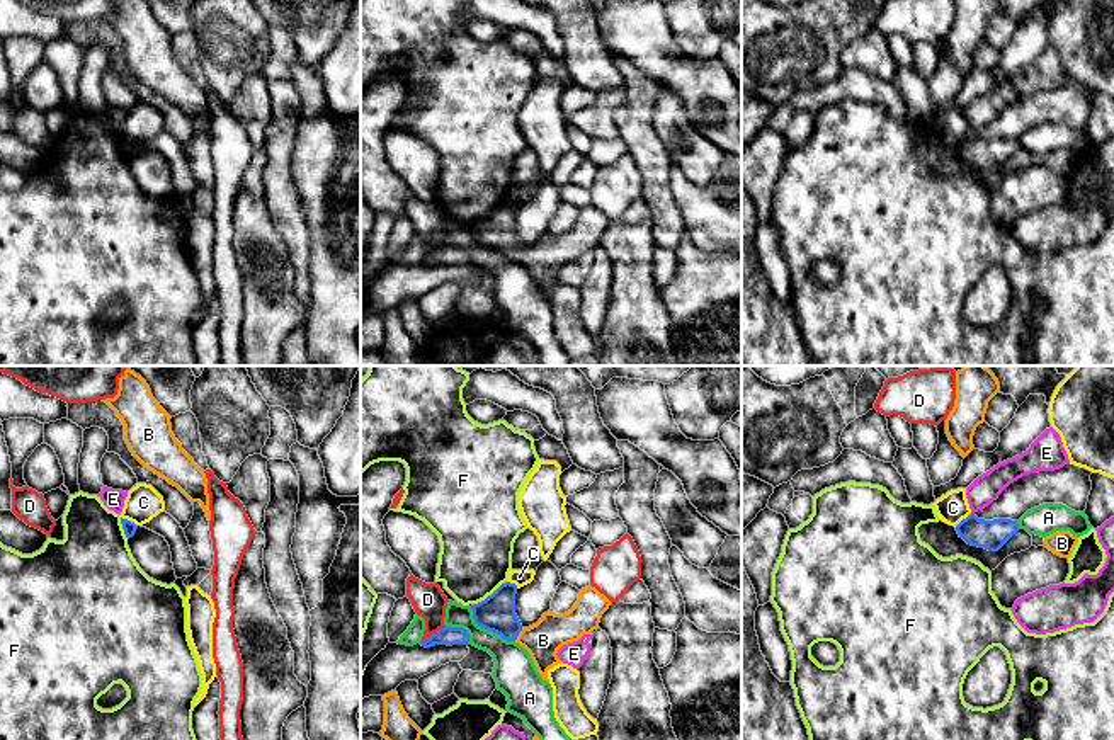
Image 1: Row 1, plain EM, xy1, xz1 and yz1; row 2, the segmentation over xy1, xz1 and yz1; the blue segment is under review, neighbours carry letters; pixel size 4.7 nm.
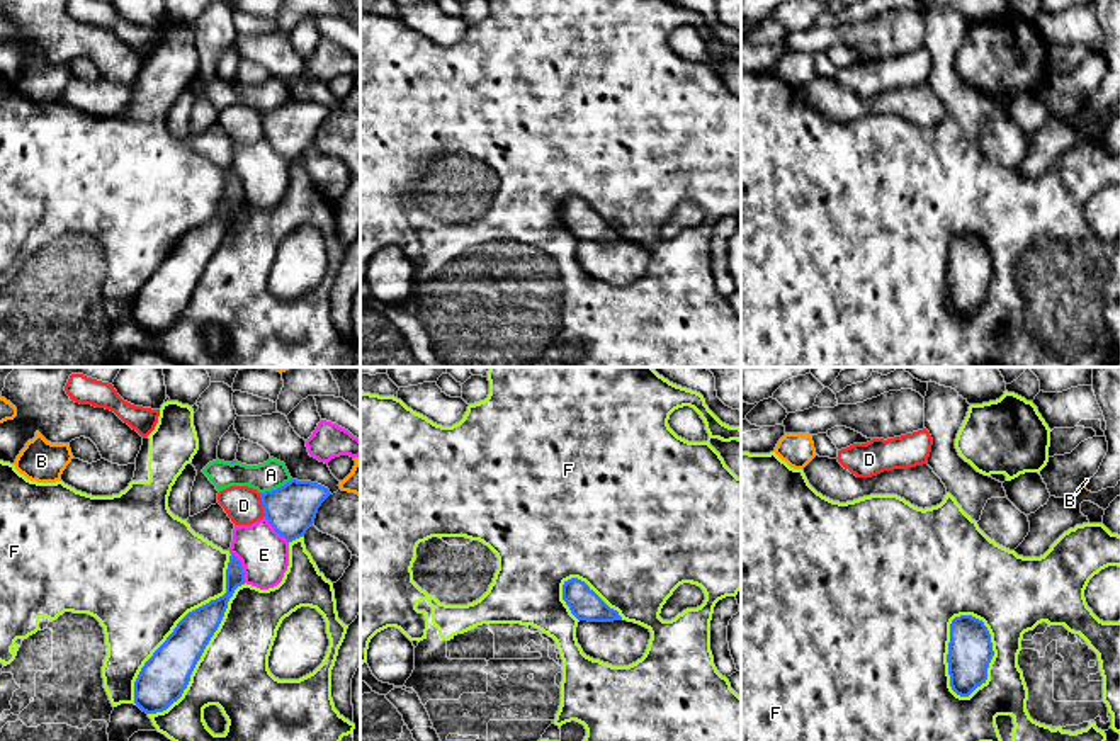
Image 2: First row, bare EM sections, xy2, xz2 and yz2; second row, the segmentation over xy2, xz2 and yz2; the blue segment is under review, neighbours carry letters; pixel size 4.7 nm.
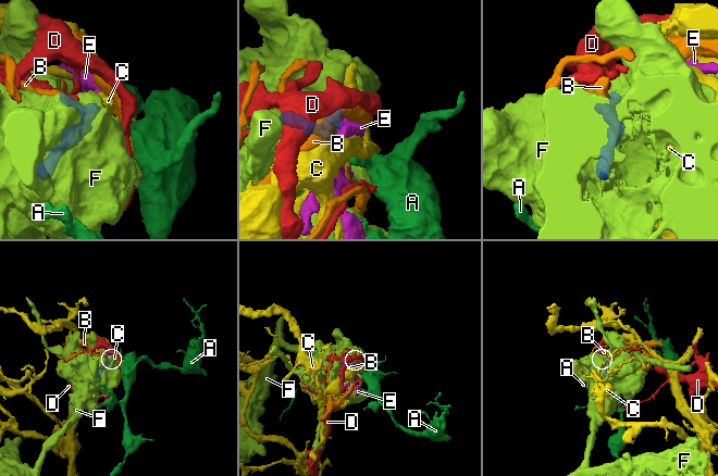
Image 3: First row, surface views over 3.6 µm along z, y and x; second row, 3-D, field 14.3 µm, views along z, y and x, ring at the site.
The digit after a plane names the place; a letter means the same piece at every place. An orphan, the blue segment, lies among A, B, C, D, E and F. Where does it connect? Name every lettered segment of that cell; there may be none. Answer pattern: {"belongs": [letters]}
{"belongs": ["B"]}

